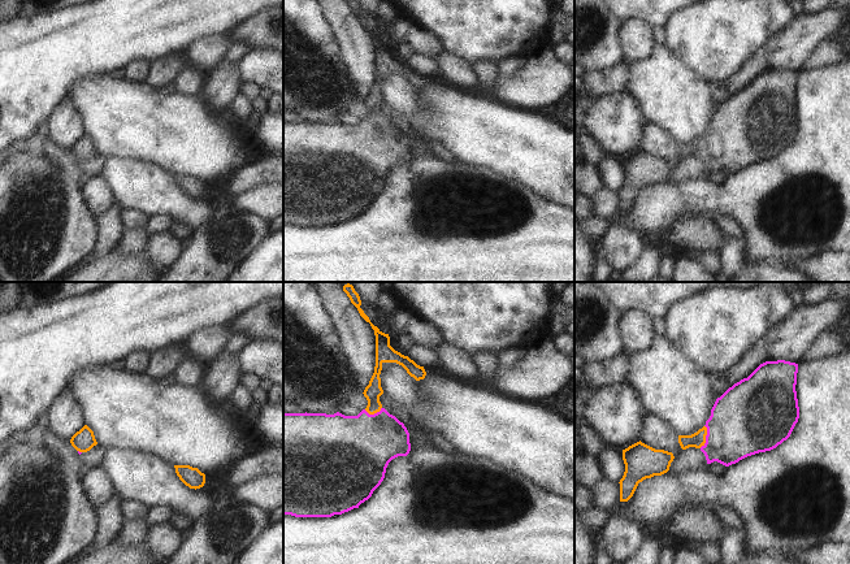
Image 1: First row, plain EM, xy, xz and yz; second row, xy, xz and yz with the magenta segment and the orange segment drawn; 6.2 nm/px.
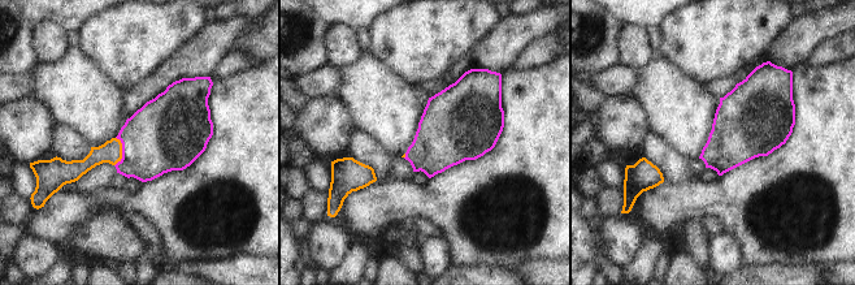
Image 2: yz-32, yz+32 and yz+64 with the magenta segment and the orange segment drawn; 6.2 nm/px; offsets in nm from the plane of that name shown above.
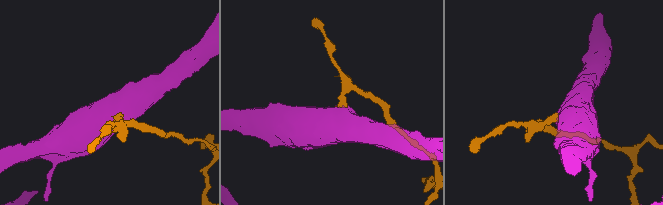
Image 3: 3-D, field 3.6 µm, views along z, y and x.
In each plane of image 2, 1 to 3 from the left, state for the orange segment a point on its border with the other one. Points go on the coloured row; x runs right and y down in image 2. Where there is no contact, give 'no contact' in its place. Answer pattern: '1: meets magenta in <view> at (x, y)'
1: meets magenta in yz-32 at (122, 151)
2: meets magenta in yz+32 at (406, 156)
3: no contact

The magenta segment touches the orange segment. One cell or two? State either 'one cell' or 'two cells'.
one cell

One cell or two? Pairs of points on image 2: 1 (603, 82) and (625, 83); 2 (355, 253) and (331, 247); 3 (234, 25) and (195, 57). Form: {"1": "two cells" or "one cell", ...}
{"1": "one cell", "2": "two cells", "3": "one cell"}

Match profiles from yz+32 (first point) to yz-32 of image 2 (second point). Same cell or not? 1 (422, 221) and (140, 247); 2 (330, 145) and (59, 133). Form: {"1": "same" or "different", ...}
{"1": "different", "2": "different"}

